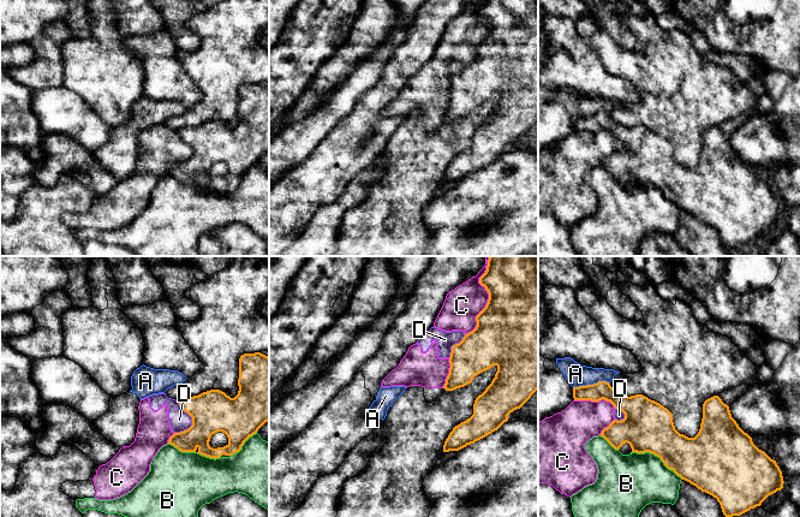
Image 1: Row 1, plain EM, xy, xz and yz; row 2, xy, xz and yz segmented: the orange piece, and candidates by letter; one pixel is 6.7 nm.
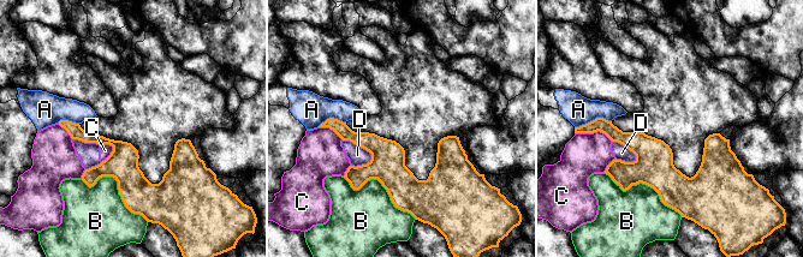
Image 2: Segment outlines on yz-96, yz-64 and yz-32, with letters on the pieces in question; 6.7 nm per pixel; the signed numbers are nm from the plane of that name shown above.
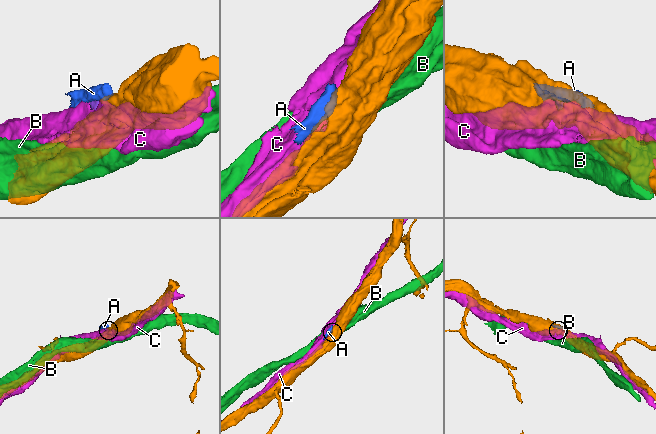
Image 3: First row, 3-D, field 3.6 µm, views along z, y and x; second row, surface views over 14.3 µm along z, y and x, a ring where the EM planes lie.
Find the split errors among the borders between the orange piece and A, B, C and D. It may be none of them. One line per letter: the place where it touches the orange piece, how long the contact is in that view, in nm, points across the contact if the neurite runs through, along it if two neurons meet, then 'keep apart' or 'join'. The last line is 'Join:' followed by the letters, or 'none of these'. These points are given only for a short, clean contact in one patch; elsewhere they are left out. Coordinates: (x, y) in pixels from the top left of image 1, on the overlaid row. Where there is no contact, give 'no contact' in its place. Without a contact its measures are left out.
A: contact yz (591, 385); length 260 nm; border yz (609, 382), (597, 381), (573, 387); keep apart
B: contact yz (657, 456); length 400 nm; keep apart
C: contact xz (489, 297); length 550 nm; keep apart
D: contact xy (192, 421); length 220 nm; border xy (177, 400), (191, 417), (191, 425), (174, 433); keep apart
Join: none of these

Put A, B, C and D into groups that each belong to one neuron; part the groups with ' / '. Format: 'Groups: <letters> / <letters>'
Groups: A / B / C D

